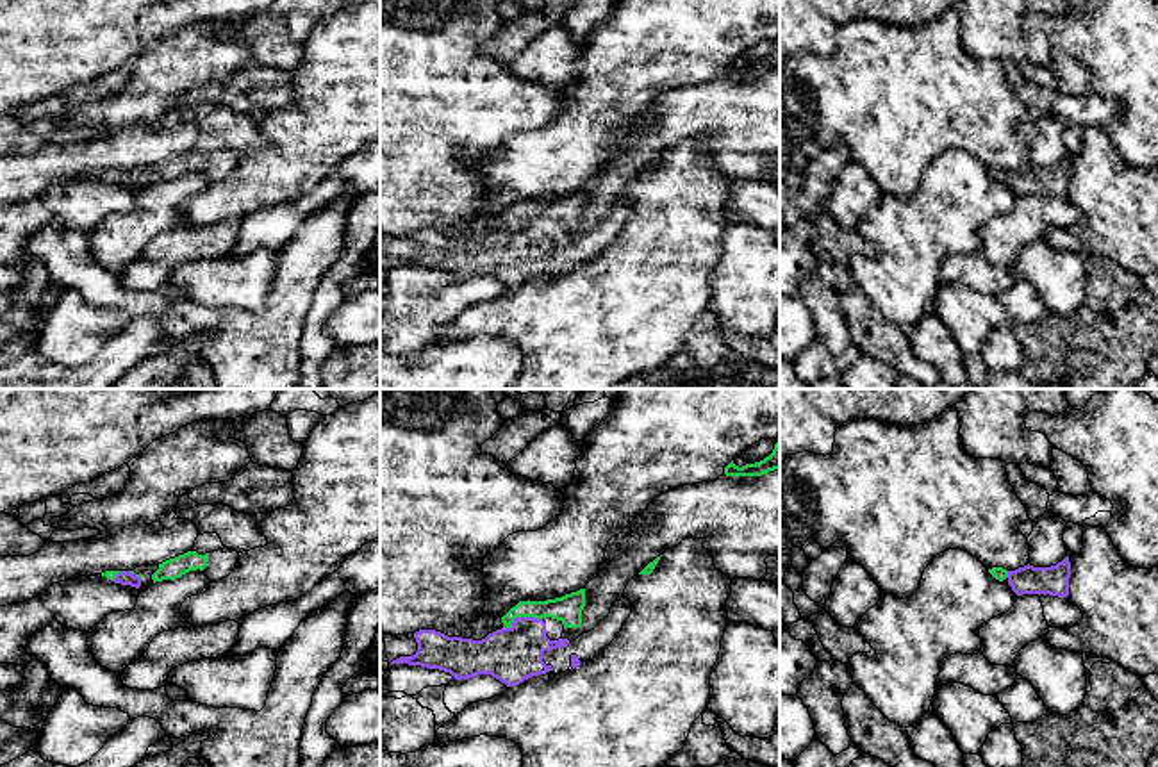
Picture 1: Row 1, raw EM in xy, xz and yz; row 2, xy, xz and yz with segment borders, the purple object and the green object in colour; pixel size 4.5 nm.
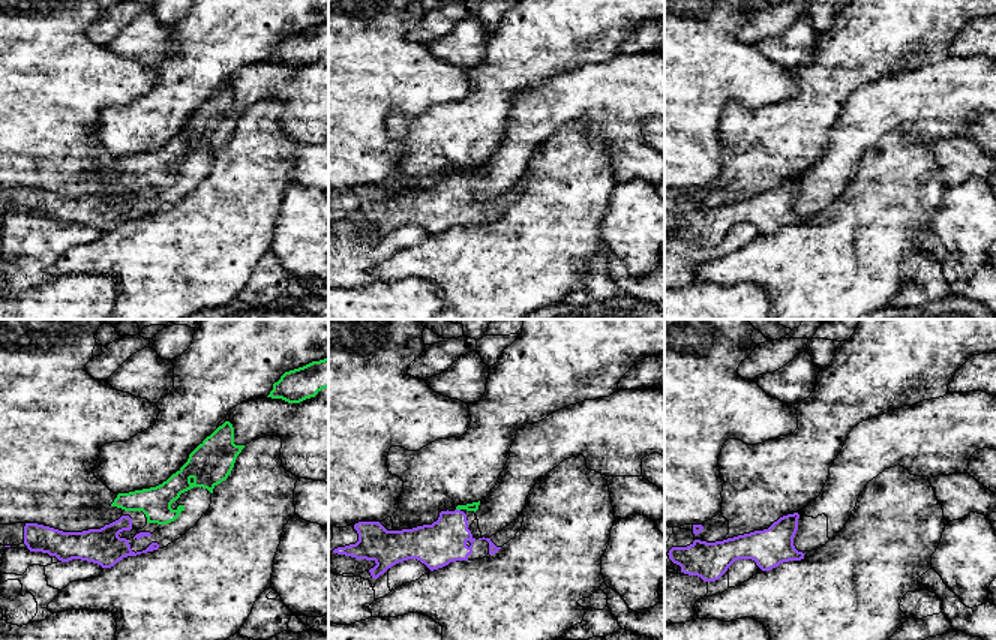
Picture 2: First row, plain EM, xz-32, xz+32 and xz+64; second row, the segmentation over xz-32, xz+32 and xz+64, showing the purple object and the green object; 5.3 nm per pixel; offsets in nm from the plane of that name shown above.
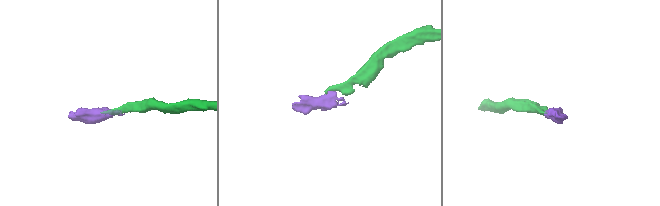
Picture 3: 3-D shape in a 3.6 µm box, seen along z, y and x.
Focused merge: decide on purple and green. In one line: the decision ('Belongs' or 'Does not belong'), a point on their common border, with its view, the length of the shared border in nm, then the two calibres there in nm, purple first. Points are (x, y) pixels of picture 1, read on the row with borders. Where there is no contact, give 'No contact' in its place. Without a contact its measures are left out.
Belongs. Touches purple at xz (521, 618). Shared border 180 nm. Thickness 260 nm (purple) against 130 nm

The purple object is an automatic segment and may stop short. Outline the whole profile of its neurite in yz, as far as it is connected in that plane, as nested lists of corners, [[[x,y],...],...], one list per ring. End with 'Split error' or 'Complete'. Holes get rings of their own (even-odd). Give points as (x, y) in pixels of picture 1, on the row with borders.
[[[1065,557],[1062,562],[1051,567],[1033,567],[1024,565],[1015,571],[1006,571],[1003,567],[988,569],[992,578],[1003,581],[1008,580],[1008,585],[1017,596],[1022,594],[1049,594],[1058,598],[1069,596],[1069,578],[1071,578],[1071,562]]]. Split error

